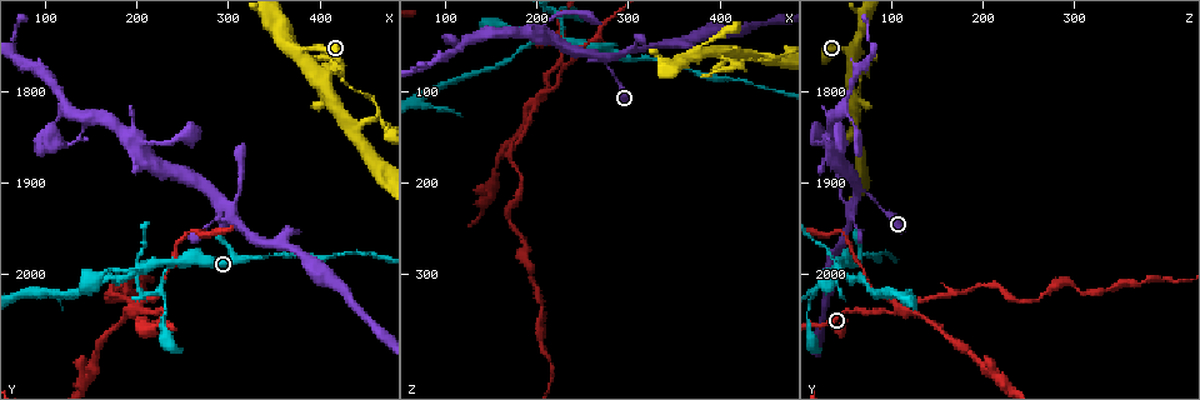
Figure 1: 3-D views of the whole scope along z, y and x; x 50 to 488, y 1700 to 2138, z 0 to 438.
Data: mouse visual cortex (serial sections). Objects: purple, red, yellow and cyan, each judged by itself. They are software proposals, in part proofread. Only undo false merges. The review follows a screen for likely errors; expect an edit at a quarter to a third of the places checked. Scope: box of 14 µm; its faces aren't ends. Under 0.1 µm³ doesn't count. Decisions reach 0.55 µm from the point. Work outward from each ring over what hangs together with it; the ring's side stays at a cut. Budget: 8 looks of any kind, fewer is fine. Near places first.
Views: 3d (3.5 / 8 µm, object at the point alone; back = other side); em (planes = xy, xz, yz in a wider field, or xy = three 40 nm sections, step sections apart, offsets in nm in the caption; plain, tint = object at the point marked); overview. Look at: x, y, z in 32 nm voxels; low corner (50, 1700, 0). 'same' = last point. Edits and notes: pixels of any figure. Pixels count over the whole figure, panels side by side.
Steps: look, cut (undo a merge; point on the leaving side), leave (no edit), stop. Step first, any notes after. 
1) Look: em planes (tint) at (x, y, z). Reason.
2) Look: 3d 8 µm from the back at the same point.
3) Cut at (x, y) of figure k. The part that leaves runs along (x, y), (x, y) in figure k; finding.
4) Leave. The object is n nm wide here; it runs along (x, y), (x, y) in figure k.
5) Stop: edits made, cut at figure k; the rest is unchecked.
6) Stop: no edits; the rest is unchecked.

Look: 3d 8 µm at (460, 1835, 65). Abrupt turn.

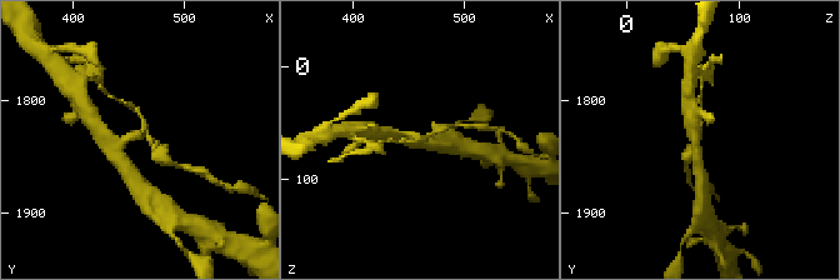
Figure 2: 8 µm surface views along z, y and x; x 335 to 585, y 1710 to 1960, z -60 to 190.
Look: 3d 3.5 µm at (462, 1832, 64). Closer look.

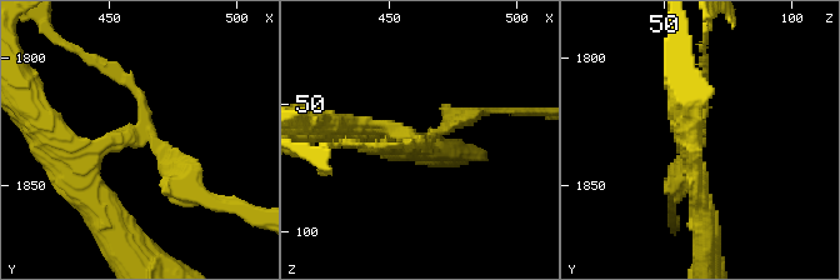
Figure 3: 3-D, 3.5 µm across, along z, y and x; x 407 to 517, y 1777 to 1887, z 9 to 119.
Cut at (123, 79) of figure 3. The part that leaves runs along (315, 154), (346, 140) in figure 3; a second cell is stuck on.

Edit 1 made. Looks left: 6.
Look: overview. See it whole again.

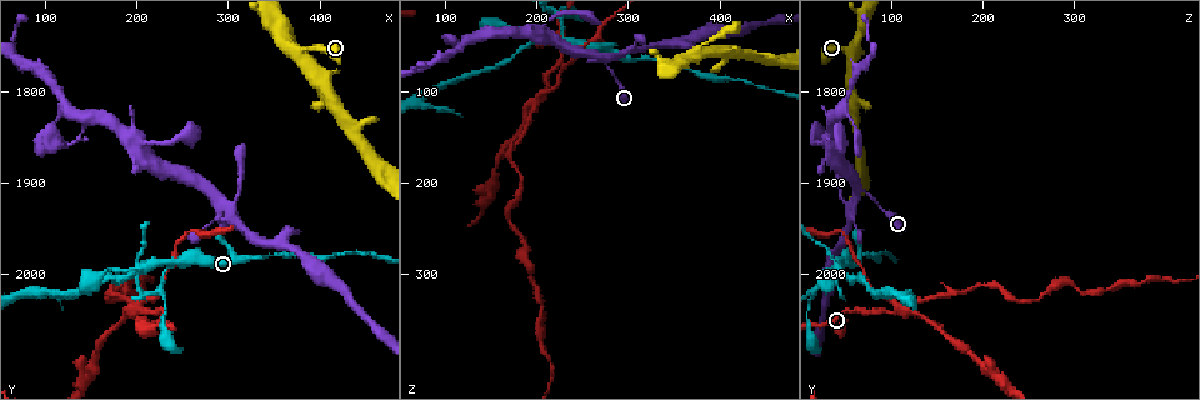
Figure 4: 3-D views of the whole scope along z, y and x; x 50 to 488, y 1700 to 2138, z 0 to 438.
Look: 3d 3.5 µm at (120, 1860, 50). Sharp bend.

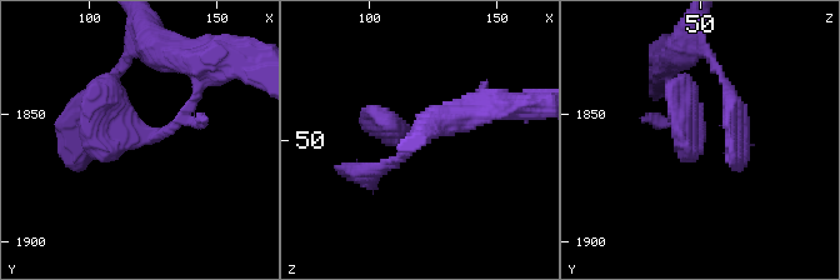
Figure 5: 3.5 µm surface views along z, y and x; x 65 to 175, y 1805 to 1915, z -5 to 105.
Look: em xy step 2 (tint) at (121, 1858, 48).

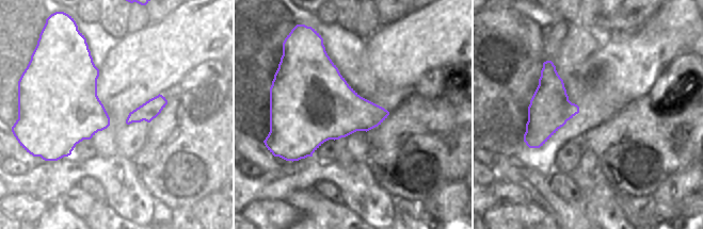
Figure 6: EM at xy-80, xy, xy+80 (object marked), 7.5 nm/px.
Look: em xy step 1 (tint) at the same point.

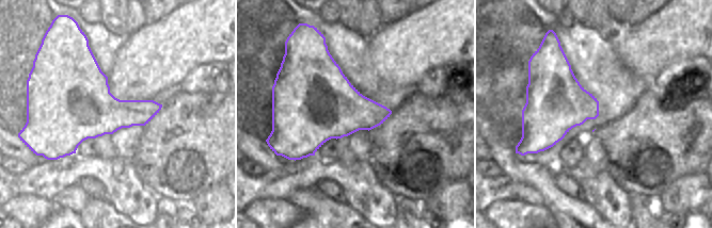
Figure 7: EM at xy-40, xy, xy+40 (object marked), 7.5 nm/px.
Leave. One cell here.

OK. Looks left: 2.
Look: 3d 8 µm at (200, 2040, 110). Four or more arms meet.

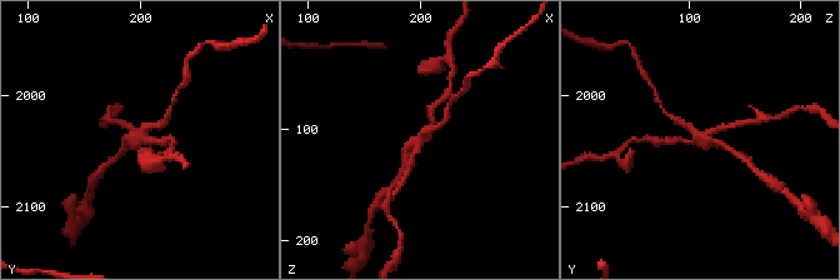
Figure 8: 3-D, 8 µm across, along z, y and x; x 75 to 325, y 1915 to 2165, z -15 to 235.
Look: em xy step 5 (tint) at (200, 2038, 114). 4 arms meet here; the arms are 150, 200, 200, 200 nm wide; shape alone is not enough.

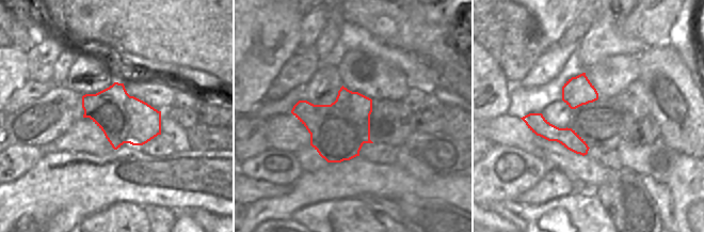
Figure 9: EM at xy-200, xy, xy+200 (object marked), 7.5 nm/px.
Cut at (161, 123) of figure 8. The object is 420 nm wide here; the part that leaves runs along (699, 138), (738, 153) in figure 8; a second cell is stuck on.

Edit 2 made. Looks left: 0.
Stop: edits made, cut at figure 3, cut at figure 8; the rest is unchecked.

